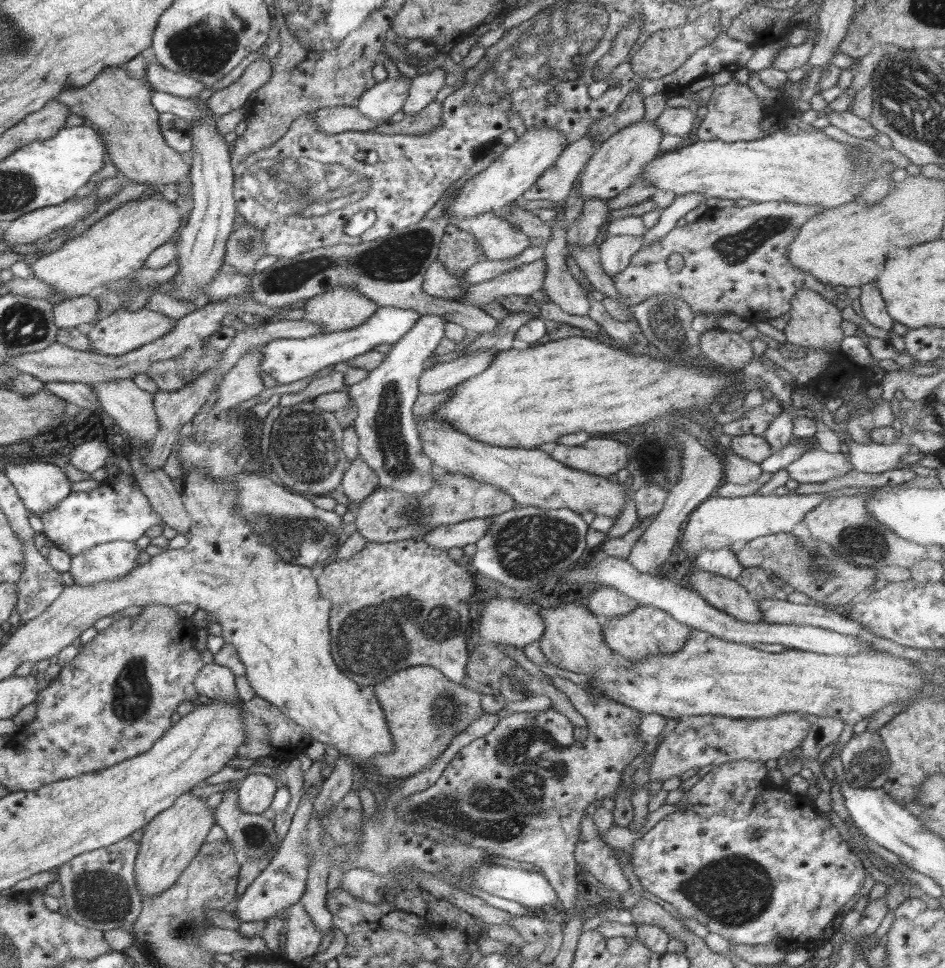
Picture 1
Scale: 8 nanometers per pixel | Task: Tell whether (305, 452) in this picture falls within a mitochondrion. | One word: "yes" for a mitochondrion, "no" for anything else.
yes

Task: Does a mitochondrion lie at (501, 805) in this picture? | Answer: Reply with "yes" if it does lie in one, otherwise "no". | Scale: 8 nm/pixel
yes

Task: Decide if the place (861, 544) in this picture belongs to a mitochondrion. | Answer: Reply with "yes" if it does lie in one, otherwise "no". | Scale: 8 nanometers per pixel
yes

